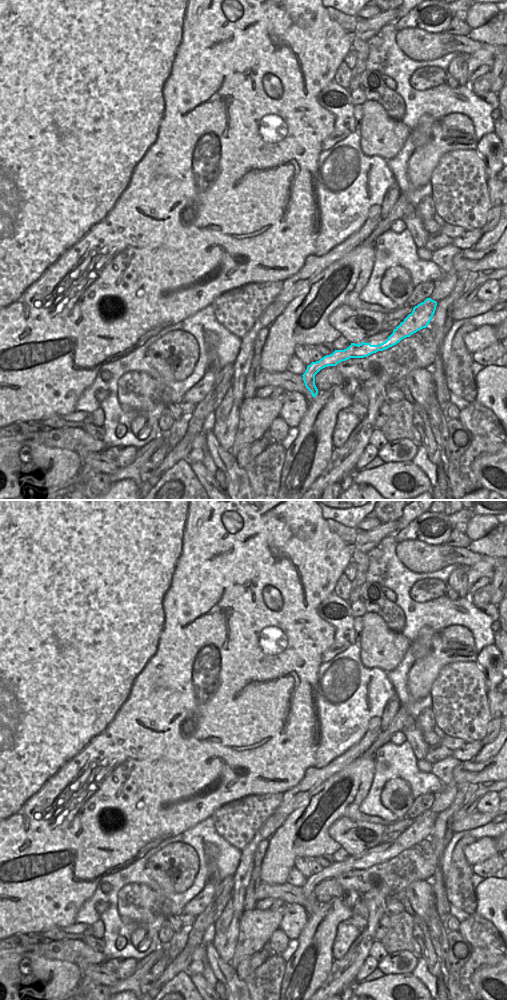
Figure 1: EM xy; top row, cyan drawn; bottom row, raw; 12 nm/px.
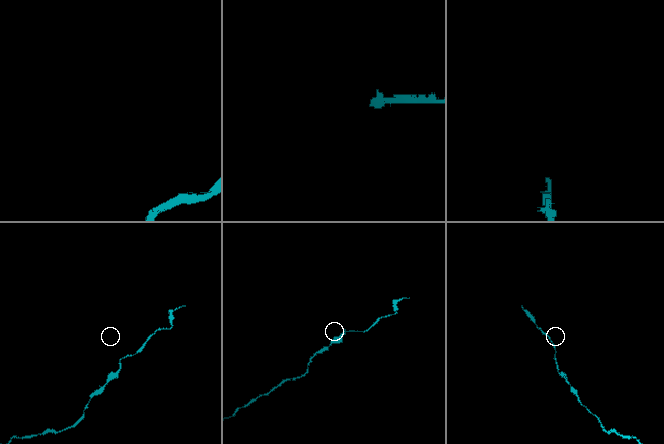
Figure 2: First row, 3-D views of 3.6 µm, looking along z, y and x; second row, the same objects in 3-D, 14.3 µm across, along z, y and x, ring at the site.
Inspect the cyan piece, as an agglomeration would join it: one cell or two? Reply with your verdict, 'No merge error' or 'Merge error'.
No merge error.

